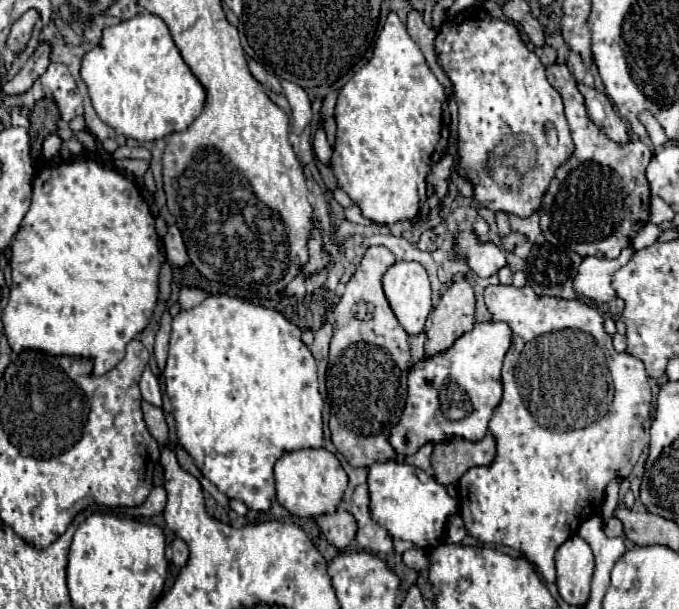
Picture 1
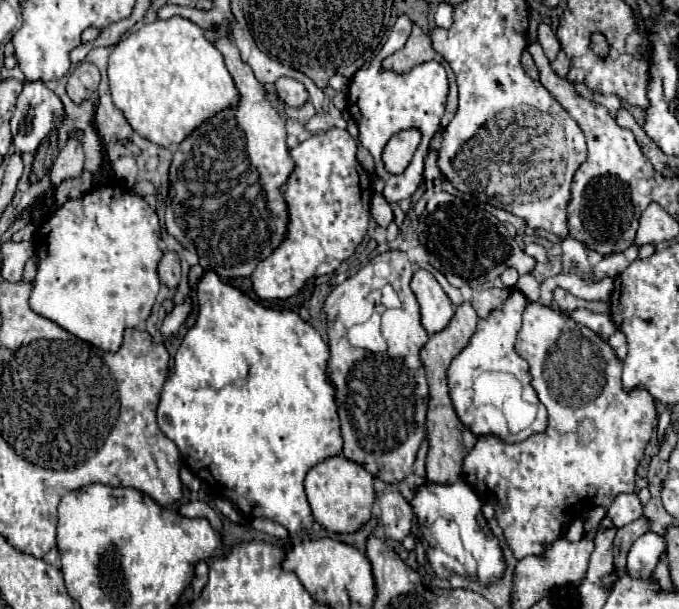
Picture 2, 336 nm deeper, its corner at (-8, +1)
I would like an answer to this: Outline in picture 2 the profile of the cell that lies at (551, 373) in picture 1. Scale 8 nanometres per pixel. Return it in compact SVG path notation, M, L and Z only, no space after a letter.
M529 302L523 312L523 328L517 336L517 354L529 364L531 386L549 414L547 430L533 434L519 444L505 442L497 436L479 436L475 448L463 464L463 478L477 496L495 508L507 546L517 560L525 556L541 556L547 546L559 540L565 528L597 502L613 502L617 494L635 490L635 470L643 460L643 452L653 436L657 410L653 396L645 388L625 390L621 384L621 360L613 348L593 330L577 324L567 314Z

